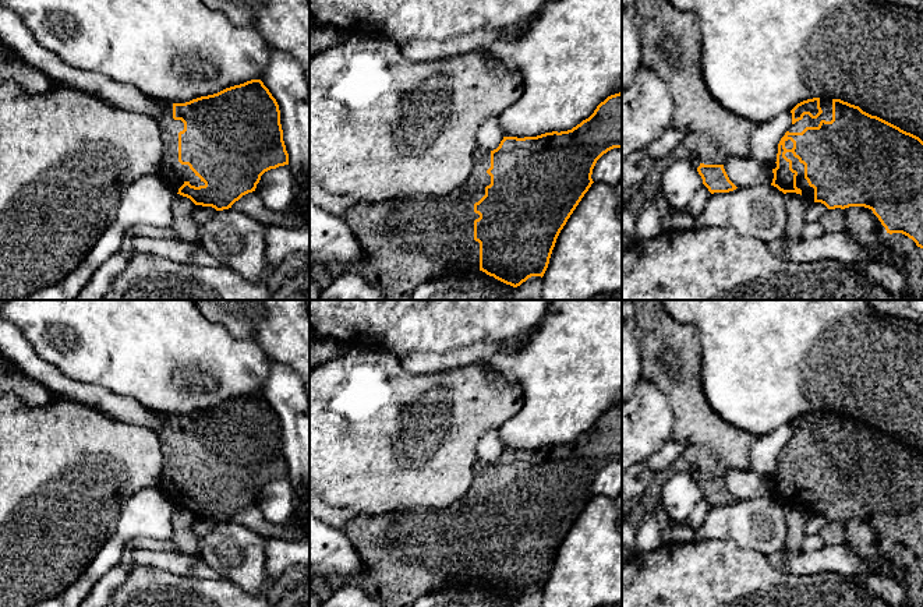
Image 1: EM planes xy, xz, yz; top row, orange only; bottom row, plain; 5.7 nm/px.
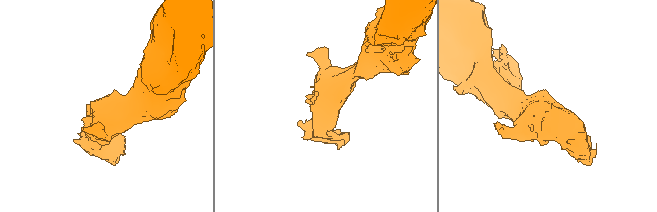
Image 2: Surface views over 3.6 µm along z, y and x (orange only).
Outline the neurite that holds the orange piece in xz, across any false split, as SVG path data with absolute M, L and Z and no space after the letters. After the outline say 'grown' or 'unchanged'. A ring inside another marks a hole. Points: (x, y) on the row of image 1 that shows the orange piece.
M622 92L608 96L588 119L572 130L524 138L503 137L491 152L477 148L468 180L446 195L356 201L340 216L365 253L363 262L353 267L351 273L378 287L386 300L411 300L411 293L420 283L462 271L480 269L513 287L531 276L542 278L560 230L594 183L591 174L597 160L613 148L622 149Z | grown

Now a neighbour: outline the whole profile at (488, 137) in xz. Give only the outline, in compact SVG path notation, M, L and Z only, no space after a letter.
M498 117L487 120L477 131L475 141L478 148L494 151L499 147L503 140L503 133L499 126Z

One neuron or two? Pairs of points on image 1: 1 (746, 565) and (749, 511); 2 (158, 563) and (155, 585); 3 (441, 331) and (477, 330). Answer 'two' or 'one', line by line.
1: two
2: two
3: one

